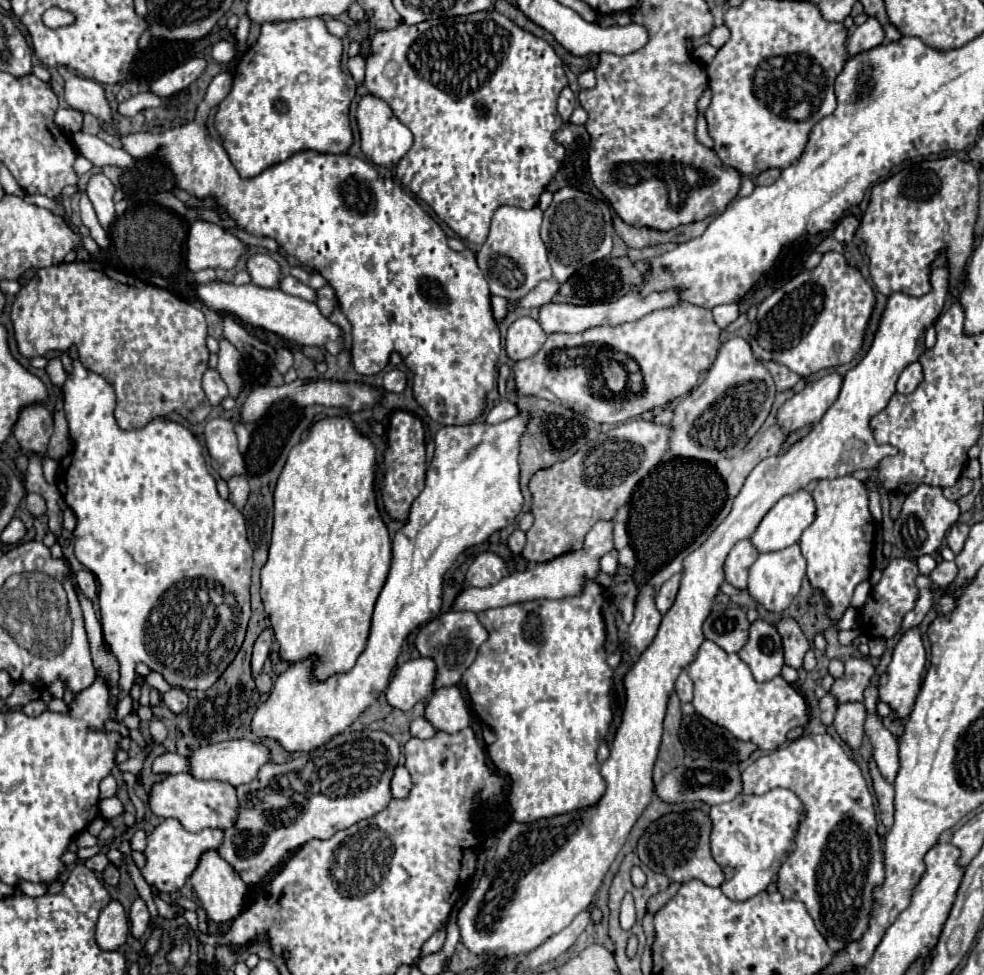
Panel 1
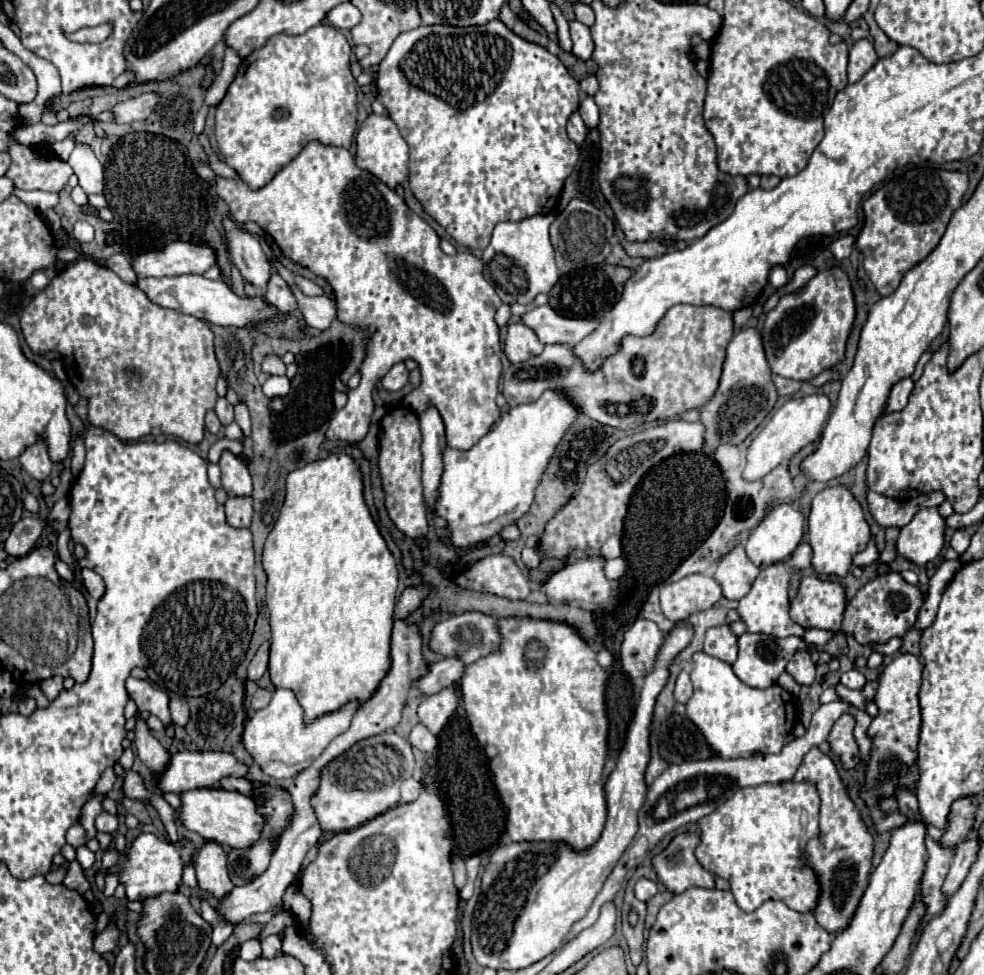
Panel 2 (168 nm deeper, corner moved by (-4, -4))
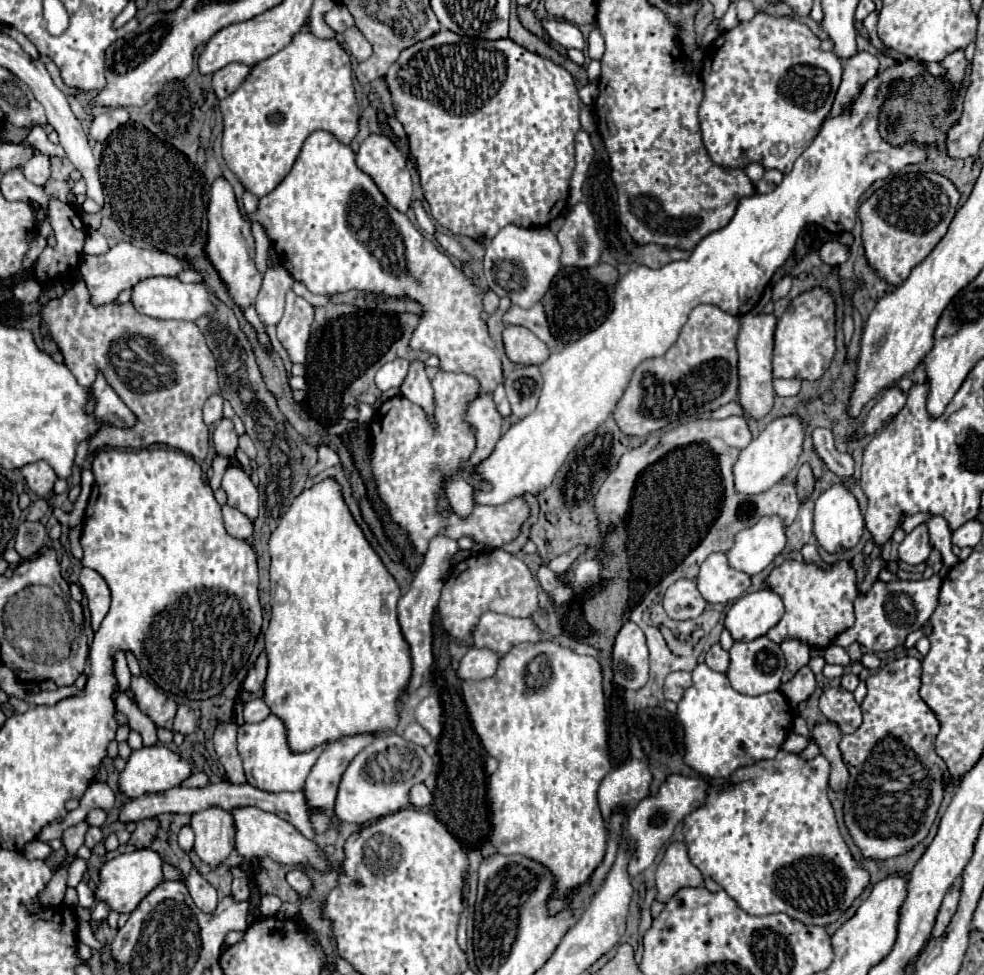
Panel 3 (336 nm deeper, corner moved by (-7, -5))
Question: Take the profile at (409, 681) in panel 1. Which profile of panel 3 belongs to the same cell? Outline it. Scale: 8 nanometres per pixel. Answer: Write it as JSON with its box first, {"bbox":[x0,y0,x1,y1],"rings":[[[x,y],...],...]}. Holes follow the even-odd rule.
{"bbox":[458,648,498,680],"rings":[[[470,648],[458,666],[460,680],[484,680],[494,674],[498,666],[498,656],[492,650]]]}

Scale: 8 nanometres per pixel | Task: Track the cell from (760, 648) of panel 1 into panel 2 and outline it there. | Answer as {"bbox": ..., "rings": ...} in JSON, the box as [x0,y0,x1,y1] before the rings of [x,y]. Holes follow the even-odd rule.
{"bbox":[731,633,805,689],"rings":[[[743,633],[737,639],[737,645],[739,645],[739,655],[737,655],[737,661],[731,665],[733,673],[749,687],[767,689],[777,683],[777,677],[785,671],[785,665],[799,649],[805,647],[805,641],[799,637],[779,639],[779,637],[767,637],[763,633]]]}

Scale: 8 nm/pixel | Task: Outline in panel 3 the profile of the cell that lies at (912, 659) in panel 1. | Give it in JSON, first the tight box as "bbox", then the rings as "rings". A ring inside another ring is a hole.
{"bbox":[840,656,946,860],"rings":[[[904,656],[868,676],[868,694],[862,702],[864,722],[840,742],[850,770],[844,822],[862,854],[874,860],[900,856],[922,842],[944,796],[942,778],[946,778],[946,764],[934,752],[934,738],[940,726],[918,694],[920,672],[920,660]]]}

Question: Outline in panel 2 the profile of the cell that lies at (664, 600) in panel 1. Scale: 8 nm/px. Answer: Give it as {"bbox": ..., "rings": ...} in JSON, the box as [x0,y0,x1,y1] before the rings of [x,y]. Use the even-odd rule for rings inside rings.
{"bbox":[661,575,721,621],"rings":[[[687,575],[661,589],[661,611],[671,621],[681,621],[705,611],[721,599],[721,587],[713,577]]]}

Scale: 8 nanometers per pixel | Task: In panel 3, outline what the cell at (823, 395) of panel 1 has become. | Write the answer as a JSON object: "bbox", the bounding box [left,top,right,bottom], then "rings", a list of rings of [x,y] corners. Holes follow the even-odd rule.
{"bbox":[734,414,806,494],"rings":[[[788,414],[772,420],[758,438],[754,438],[742,452],[738,462],[734,464],[734,484],[738,492],[744,494],[760,494],[768,490],[778,480],[782,480],[790,470],[796,468],[798,458],[802,454],[806,422],[798,414]]]}

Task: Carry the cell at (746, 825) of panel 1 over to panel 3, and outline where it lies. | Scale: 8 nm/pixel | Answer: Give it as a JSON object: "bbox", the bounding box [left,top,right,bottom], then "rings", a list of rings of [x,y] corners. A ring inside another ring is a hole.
{"bbox":[684,750,870,926],"rings":[[[780,750],[774,760],[762,760],[754,766],[738,768],[730,782],[740,782],[726,792],[710,790],[704,808],[694,810],[684,818],[684,840],[690,862],[700,872],[718,882],[738,906],[752,916],[768,916],[774,912],[790,914],[812,926],[828,926],[850,908],[852,900],[868,886],[870,876],[860,868],[834,818],[834,808],[828,800],[830,762],[820,754],[810,762],[802,762],[792,752]]]}

